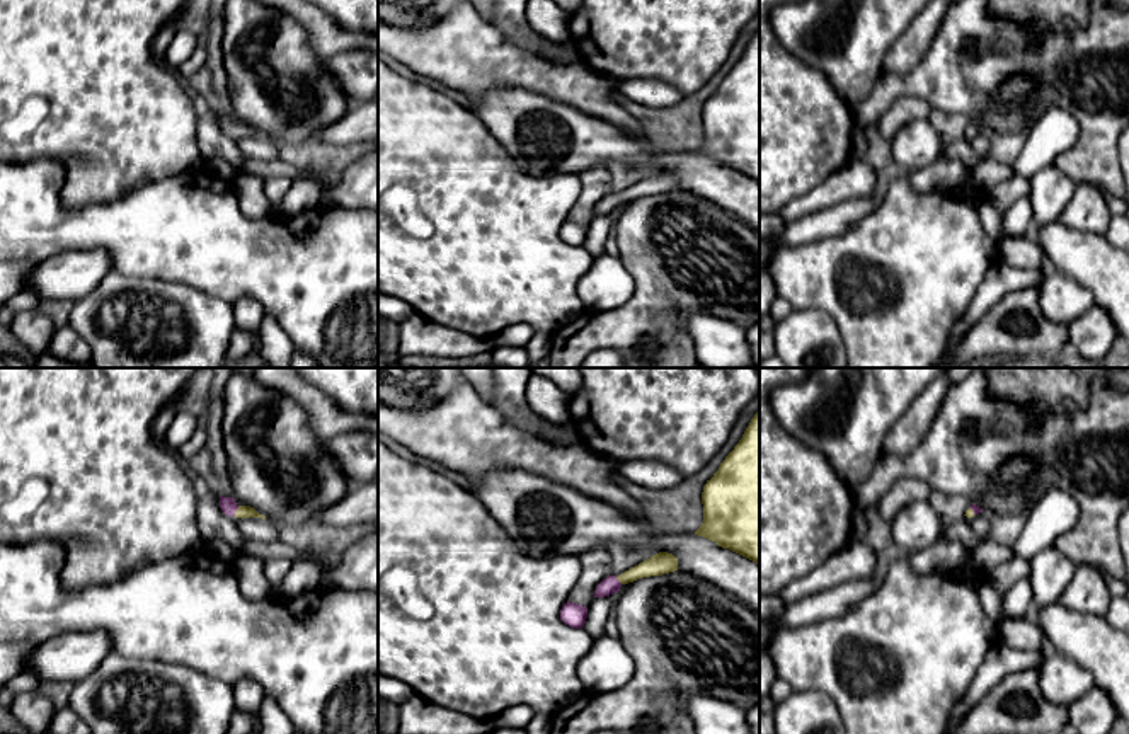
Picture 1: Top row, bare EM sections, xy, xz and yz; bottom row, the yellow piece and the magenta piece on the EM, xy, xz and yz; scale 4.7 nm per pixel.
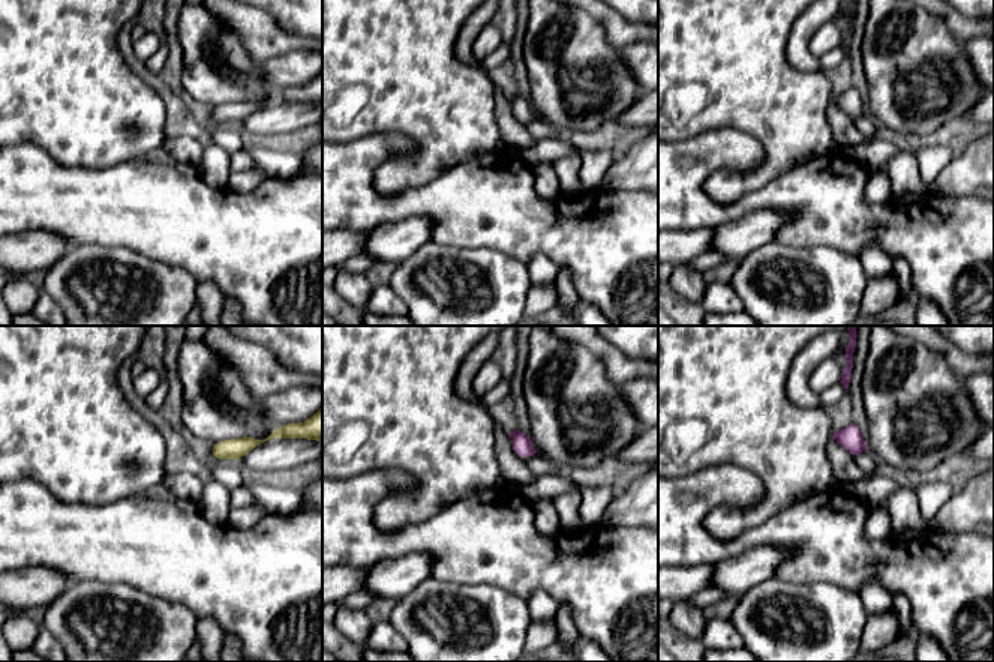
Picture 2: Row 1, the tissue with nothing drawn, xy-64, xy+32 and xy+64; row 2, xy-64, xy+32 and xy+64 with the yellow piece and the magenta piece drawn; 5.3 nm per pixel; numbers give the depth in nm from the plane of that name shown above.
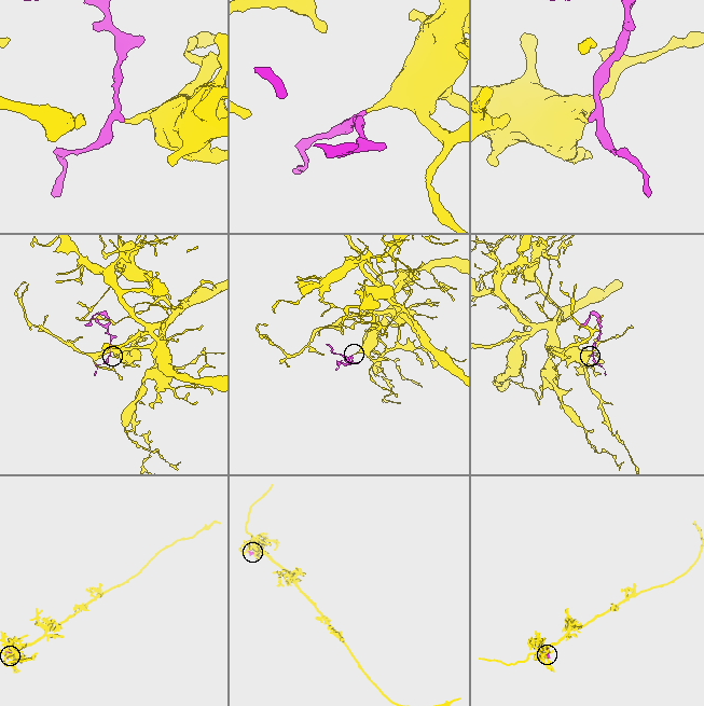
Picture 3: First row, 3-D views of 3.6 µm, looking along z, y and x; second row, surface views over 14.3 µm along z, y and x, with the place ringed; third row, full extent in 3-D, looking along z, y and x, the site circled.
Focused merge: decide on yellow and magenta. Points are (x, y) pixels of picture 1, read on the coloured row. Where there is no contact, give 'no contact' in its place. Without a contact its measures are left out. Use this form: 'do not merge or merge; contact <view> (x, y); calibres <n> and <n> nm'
merge; contact xy (235, 511); calibres 60 and 80 nm

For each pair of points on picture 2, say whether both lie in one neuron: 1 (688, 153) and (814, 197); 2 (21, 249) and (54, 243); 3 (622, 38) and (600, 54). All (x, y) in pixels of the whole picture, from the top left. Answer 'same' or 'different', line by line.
1: same
2: same
3: different

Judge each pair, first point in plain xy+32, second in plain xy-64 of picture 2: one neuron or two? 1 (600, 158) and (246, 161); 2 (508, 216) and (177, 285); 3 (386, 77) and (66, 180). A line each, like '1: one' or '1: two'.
1: two
2: two
3: two

